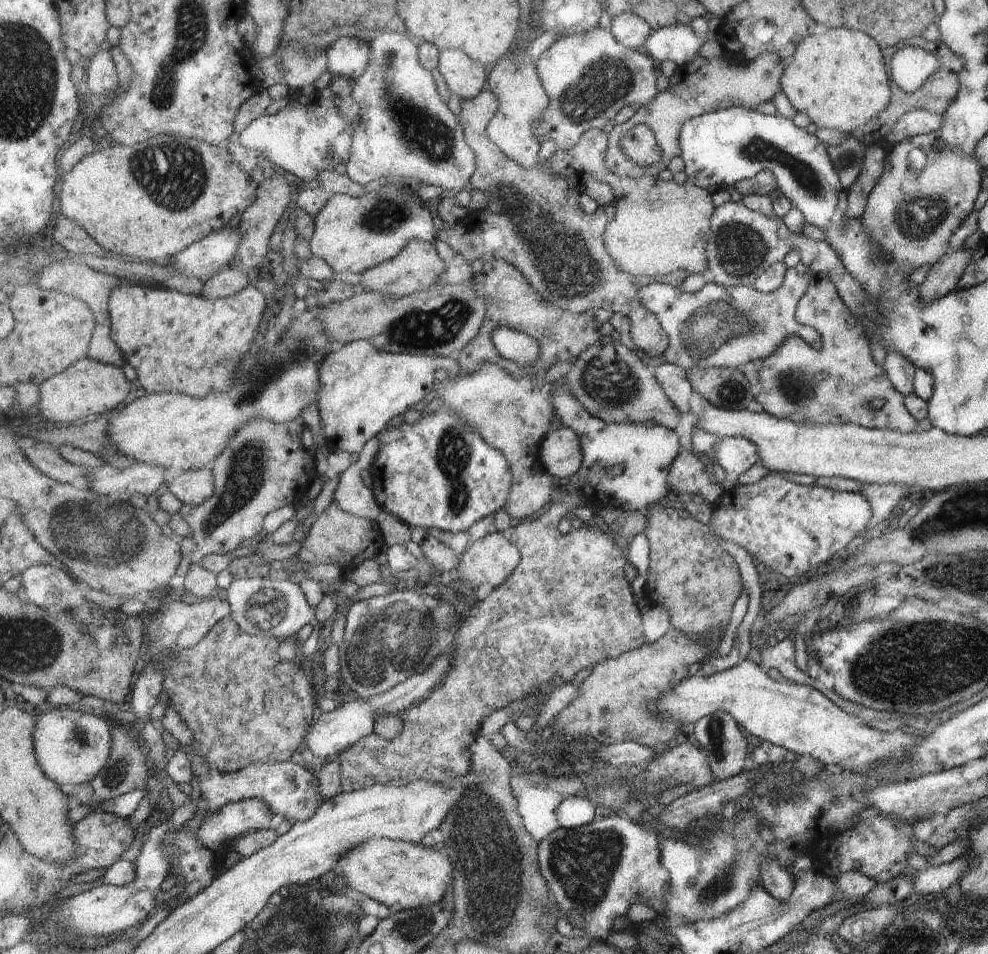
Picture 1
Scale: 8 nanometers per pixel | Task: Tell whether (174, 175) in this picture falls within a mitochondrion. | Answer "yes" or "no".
yes

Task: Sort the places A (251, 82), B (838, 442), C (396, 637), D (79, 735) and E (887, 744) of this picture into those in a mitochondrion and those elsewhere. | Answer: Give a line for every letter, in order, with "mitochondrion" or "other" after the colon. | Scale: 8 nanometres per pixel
A: other
B: other
C: mitochondrion
D: mitochondrion
E: other

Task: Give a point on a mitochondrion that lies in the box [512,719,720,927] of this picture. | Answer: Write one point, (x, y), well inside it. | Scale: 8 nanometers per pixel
(582, 866)

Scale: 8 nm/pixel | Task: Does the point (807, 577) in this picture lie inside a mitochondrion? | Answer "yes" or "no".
no

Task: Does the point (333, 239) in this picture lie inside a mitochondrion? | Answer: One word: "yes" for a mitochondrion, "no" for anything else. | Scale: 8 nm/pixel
no

